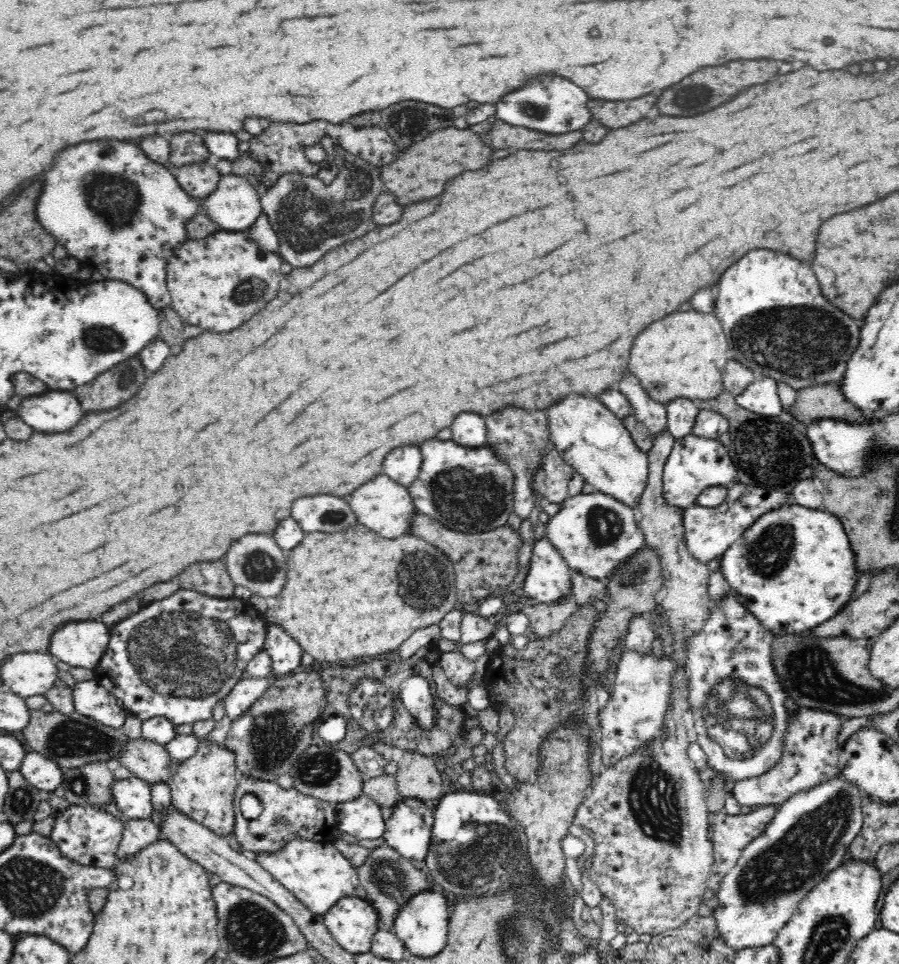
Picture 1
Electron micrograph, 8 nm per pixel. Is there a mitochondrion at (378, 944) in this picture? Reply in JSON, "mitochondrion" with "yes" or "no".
{"mitochondrion":"no"}

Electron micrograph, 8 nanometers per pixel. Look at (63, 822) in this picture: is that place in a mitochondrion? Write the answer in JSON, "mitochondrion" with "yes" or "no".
{"mitochondrion":"no"}

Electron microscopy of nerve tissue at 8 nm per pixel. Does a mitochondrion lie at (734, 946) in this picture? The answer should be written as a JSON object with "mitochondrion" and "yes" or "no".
{"mitochondrion":"no"}

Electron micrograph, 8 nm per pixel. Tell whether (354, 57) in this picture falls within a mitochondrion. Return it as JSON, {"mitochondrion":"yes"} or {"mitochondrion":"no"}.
{"mitochondrion":"no"}

